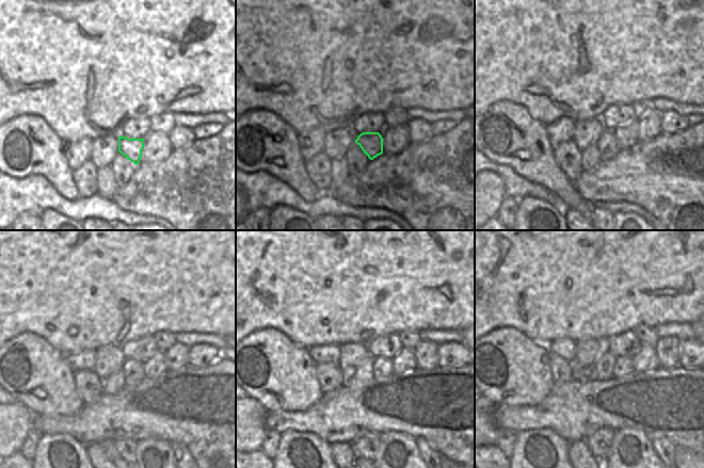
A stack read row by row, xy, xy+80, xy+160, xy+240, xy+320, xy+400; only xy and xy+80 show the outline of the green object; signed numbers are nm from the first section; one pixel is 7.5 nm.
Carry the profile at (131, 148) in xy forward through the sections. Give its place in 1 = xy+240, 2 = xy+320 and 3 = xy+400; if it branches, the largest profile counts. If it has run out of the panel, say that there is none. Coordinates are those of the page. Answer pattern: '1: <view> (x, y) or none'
1: xy+240 (133, 371)
2: xy+320 (382, 369)
3: xy+400 (623, 366)

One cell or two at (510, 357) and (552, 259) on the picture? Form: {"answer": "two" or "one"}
{"answer": "two"}

